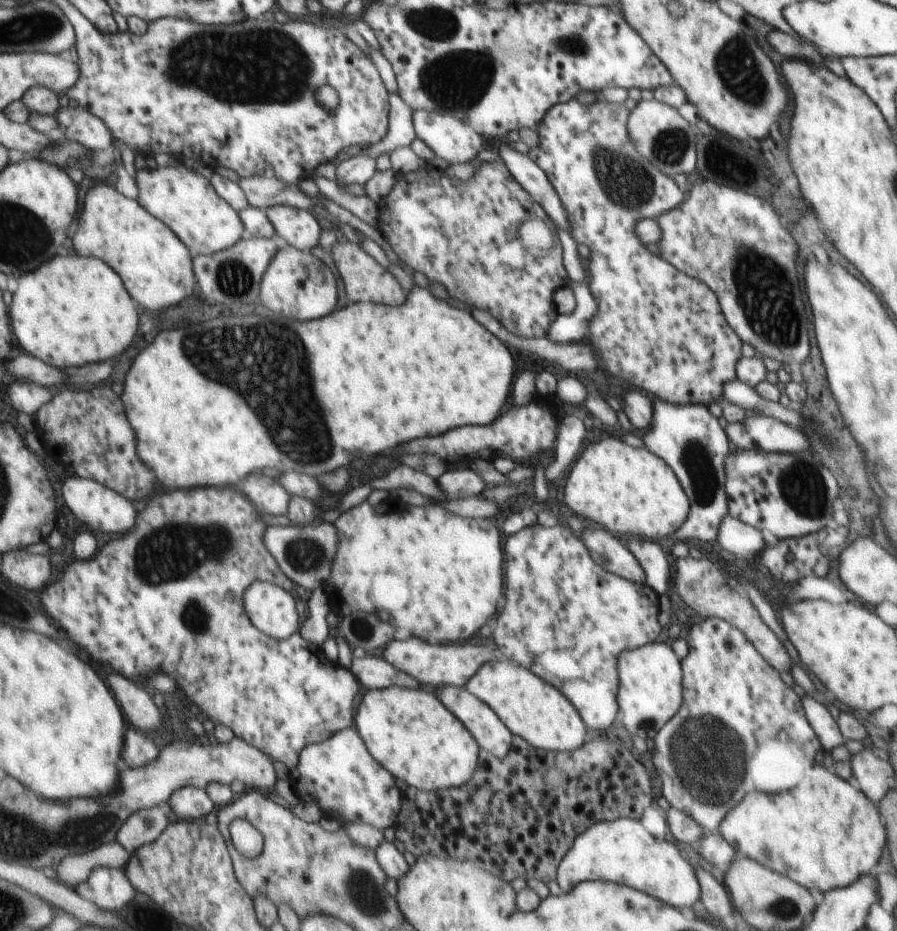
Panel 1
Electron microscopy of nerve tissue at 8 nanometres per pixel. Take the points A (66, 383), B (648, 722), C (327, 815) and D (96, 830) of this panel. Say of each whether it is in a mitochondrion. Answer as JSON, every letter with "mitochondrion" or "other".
{"A":"other","B":"mitochondrion","C":"other","D":"mitochondrion"}

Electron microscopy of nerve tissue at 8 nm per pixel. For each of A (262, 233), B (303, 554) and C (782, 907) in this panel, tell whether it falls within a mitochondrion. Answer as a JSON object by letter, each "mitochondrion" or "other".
{"A":"other","B":"mitochondrion","C":"mitochondrion"}

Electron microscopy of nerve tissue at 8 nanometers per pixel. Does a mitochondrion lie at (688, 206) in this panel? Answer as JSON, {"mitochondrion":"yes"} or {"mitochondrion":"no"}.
{"mitochondrion":"no"}

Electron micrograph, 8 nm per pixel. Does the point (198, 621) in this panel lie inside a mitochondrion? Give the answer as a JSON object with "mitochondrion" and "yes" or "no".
{"mitochondrion":"yes"}

